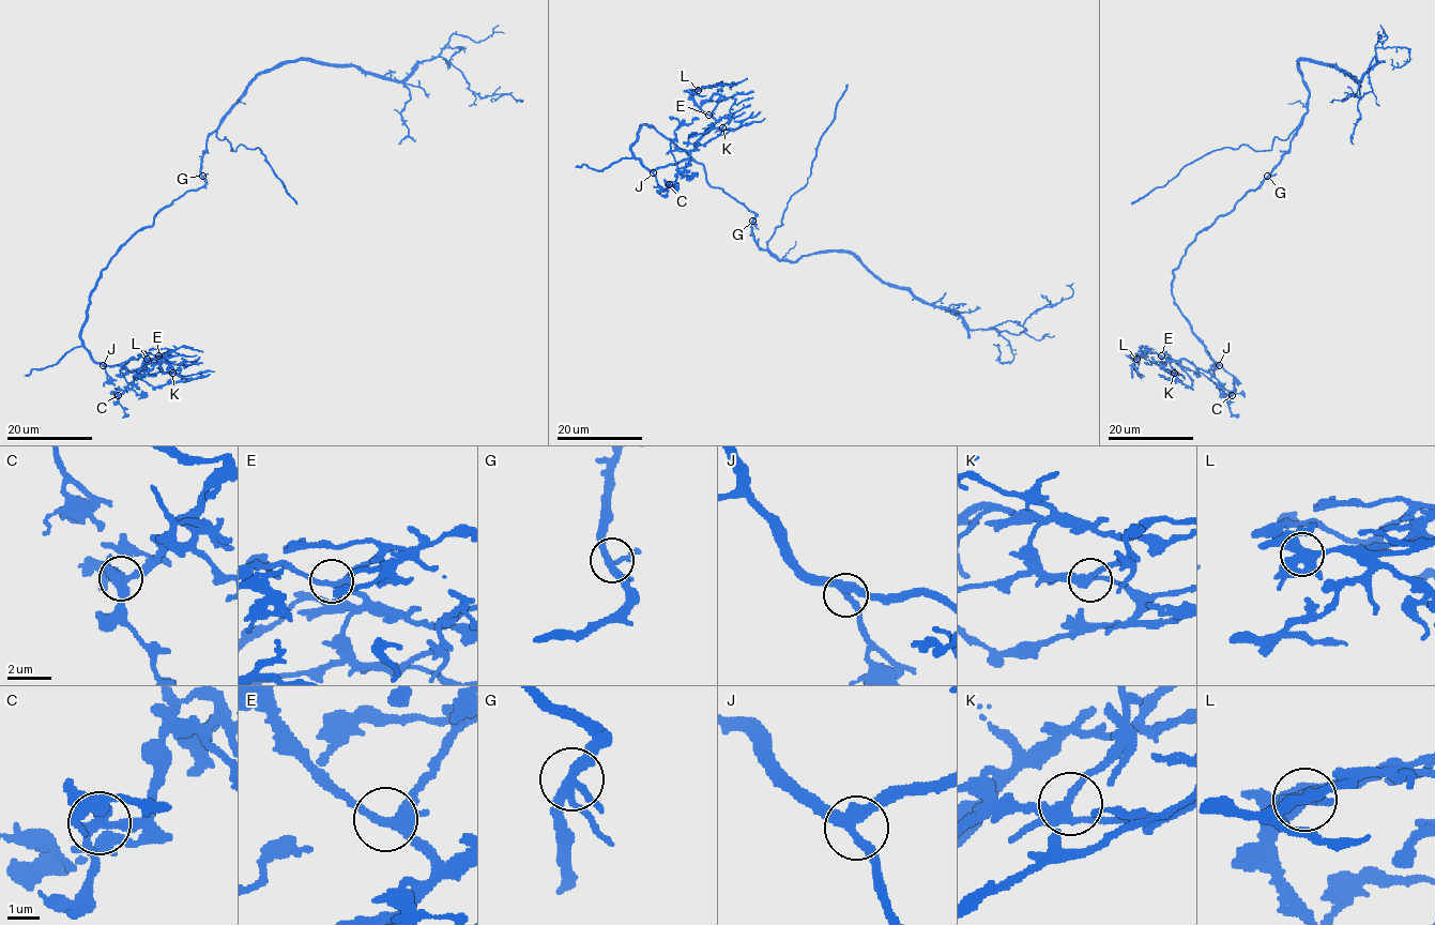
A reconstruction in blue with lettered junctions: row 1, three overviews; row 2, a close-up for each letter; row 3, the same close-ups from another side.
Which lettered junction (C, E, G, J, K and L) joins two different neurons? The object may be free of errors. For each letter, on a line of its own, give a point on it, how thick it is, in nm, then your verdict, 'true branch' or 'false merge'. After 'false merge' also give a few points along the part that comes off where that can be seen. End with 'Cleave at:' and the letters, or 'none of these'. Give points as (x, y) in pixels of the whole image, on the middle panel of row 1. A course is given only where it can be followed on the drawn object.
C: at (669, 184); 380 nm thick; true branch
E: at (708, 115); 320 nm thick; true branch
G: at (752, 221); 300 nm thick; true branch
J: at (653, 172); 300 nm thick; true branch
K: at (722, 127); 320 nm thick; true branch
L: at (698, 90); 400 nm thick; true branch
Cleave at: none of these

